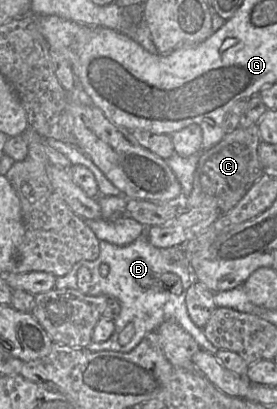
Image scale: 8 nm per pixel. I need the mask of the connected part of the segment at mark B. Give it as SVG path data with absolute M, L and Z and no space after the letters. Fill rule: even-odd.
M144 236L133 243L119 246L100 241L100 254L94 261L77 263L64 276L58 277L55 289L78 288L87 295L104 295L117 299L121 305L120 314L114 319L115 331L105 342L91 342L86 346L91 351L132 351L149 332L155 331L162 323L173 321L187 331L198 343L200 349L215 353L222 350L214 347L205 336L203 329L190 319L185 303L186 289L197 281L191 263L184 264L185 250L179 245L167 248L153 246ZM174 273L182 282L168 290L161 281L161 275Z

